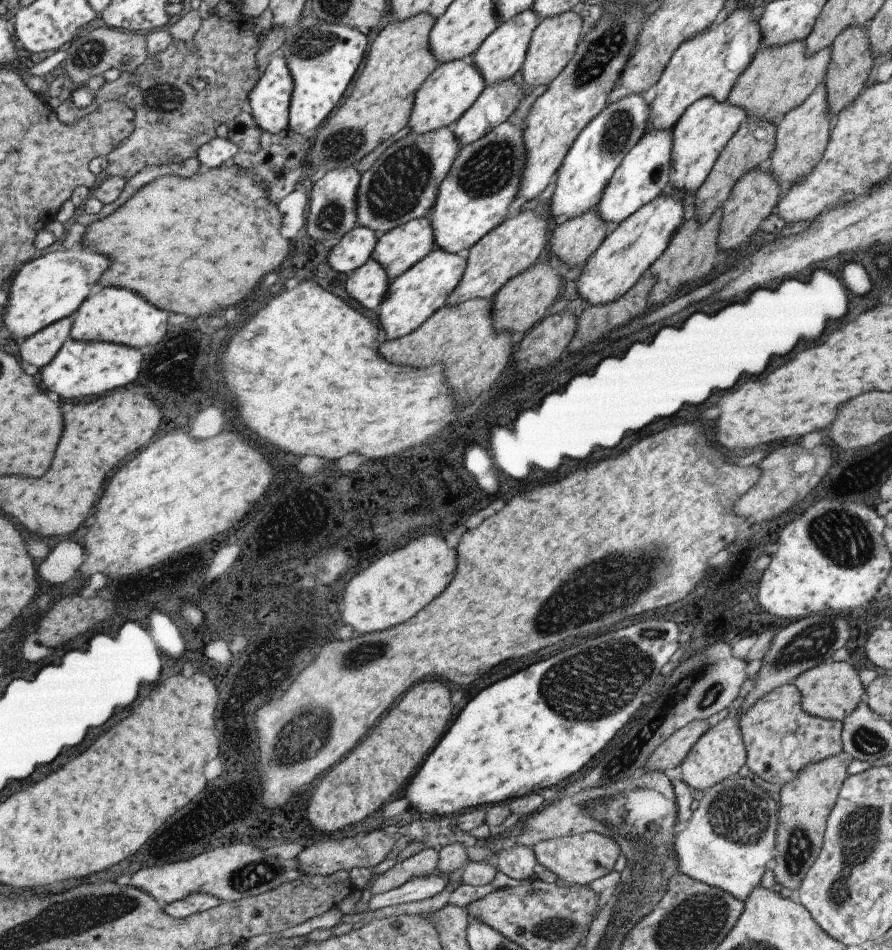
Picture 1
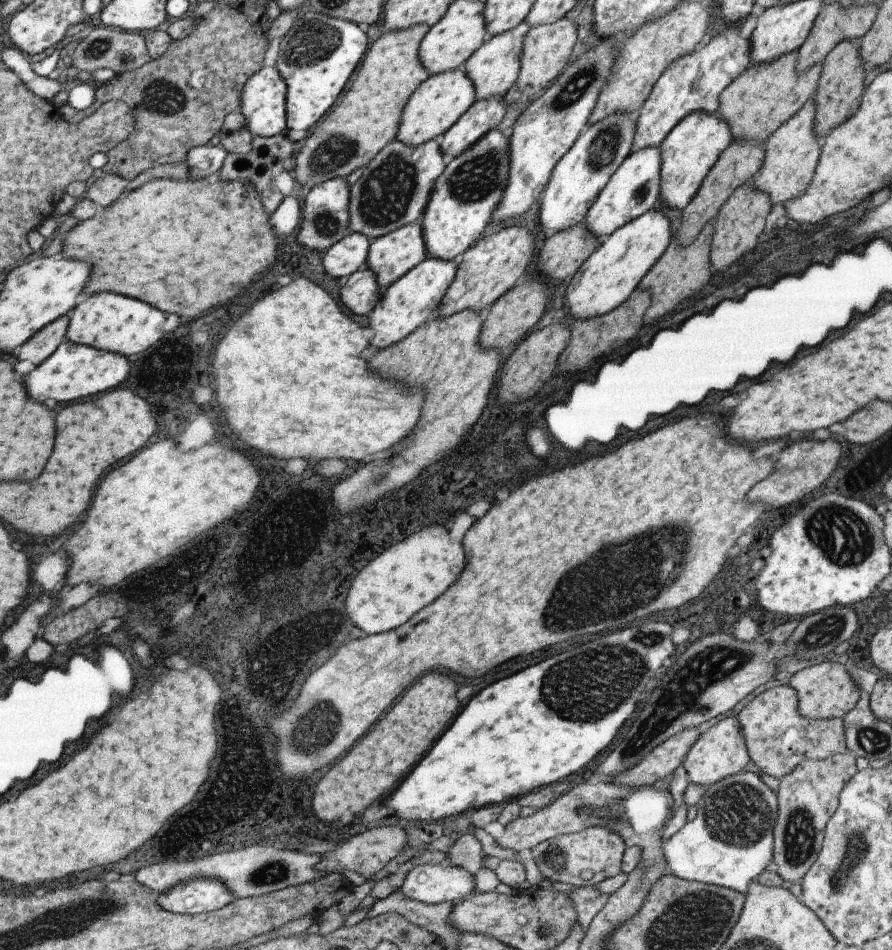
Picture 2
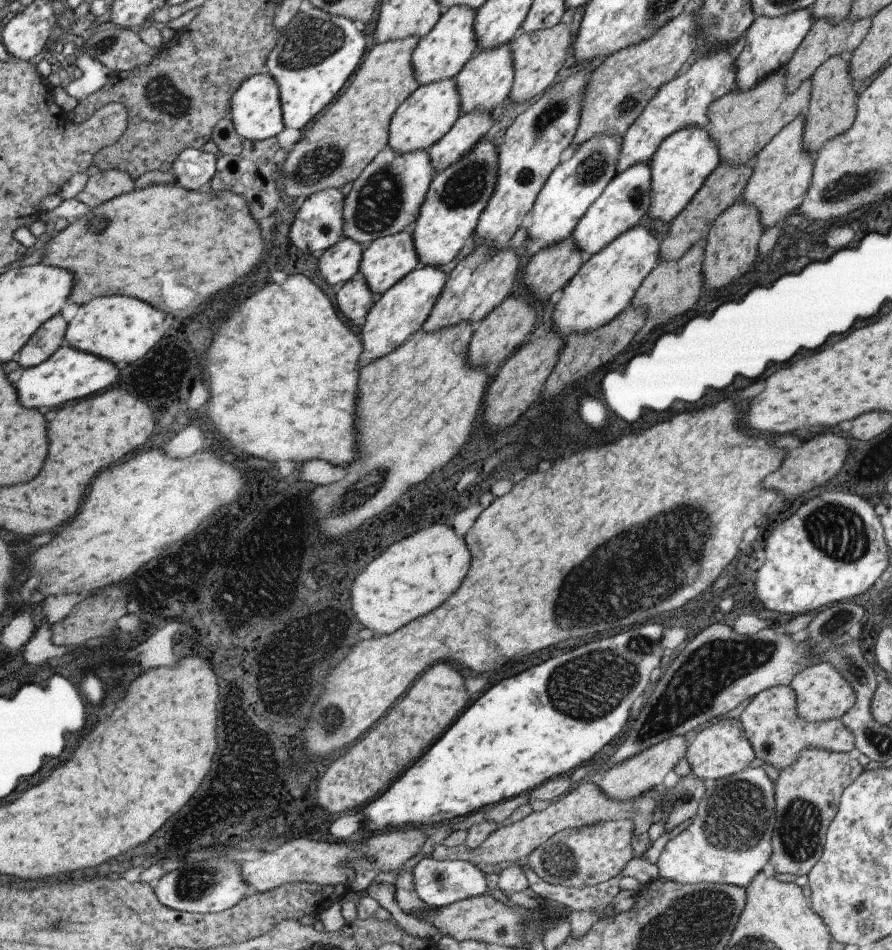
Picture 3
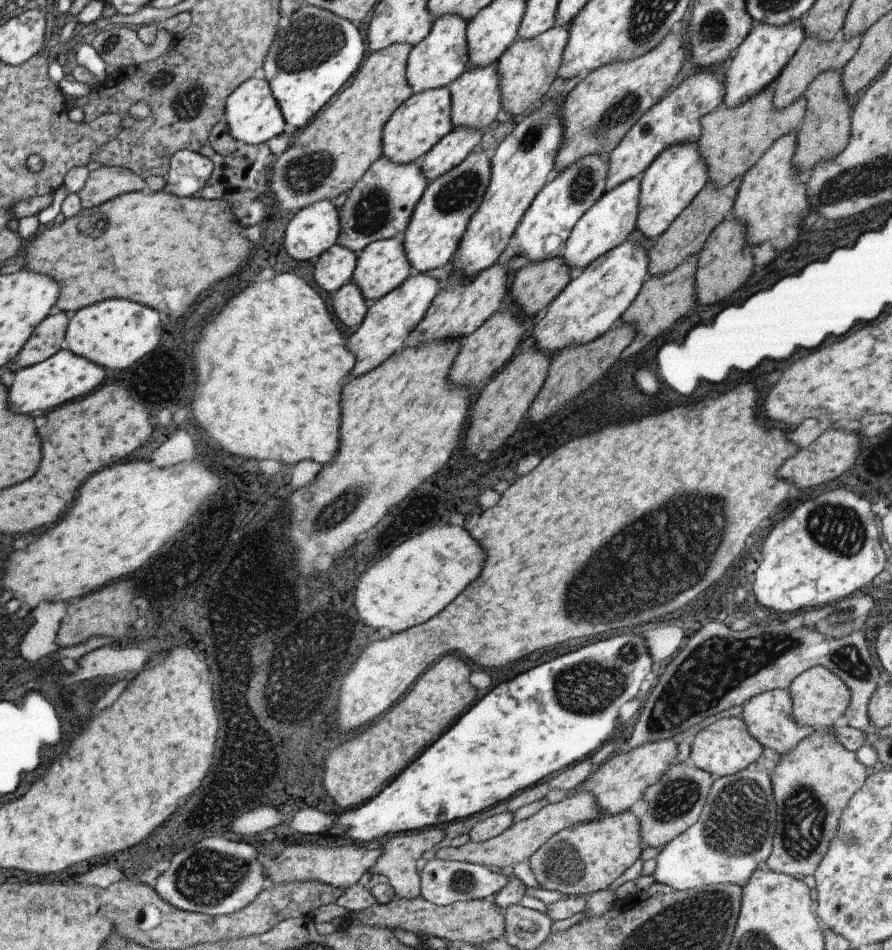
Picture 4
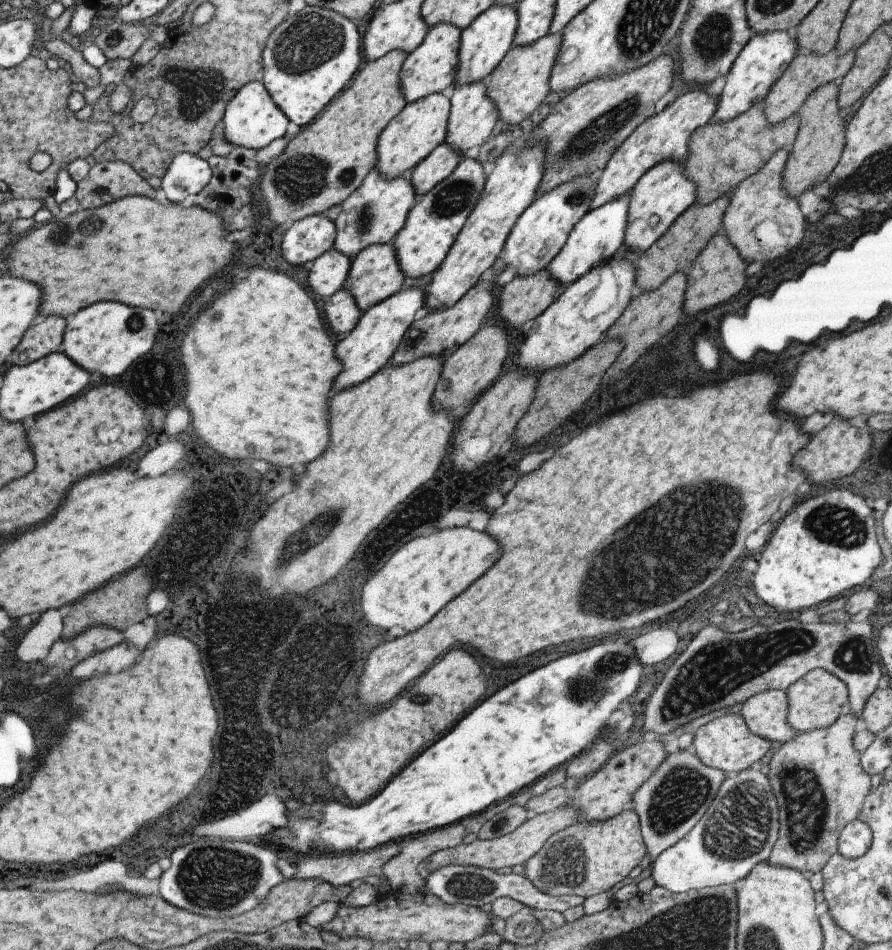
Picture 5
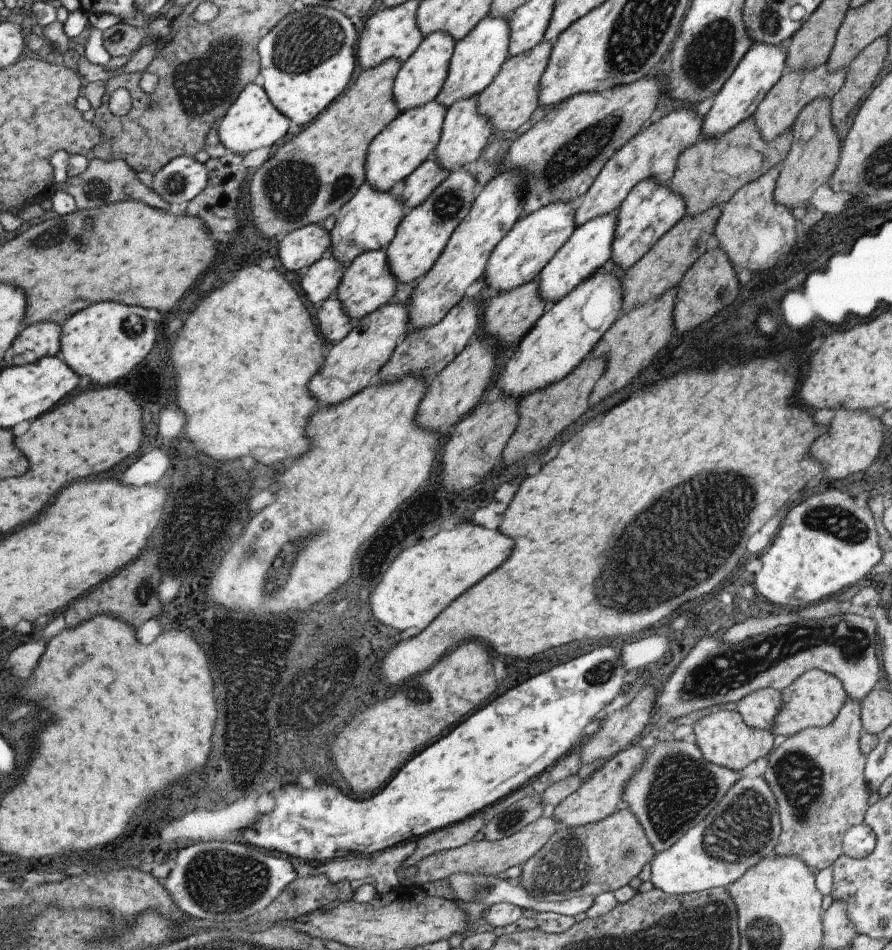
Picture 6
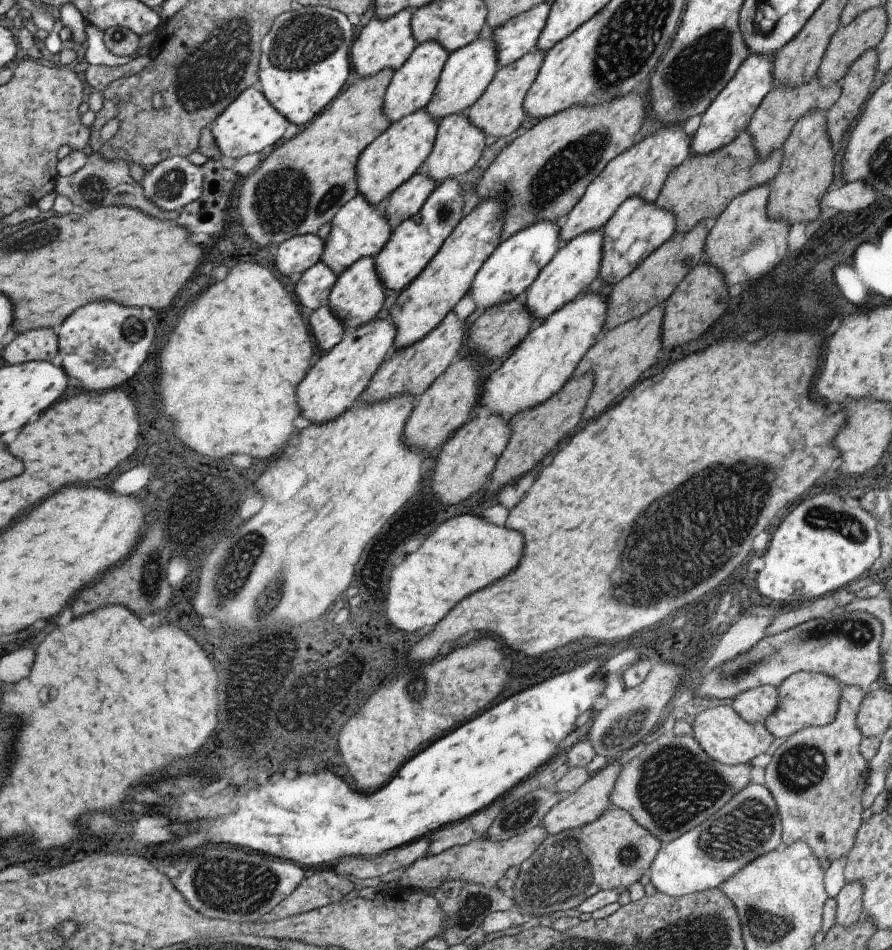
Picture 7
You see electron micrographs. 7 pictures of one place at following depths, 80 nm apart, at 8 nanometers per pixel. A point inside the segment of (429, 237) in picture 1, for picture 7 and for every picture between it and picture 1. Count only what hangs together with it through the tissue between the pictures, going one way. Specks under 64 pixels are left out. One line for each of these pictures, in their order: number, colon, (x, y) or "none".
2: (391, 255)
3: (384, 261)
4: (381, 266)
5: (374, 275)
6: (365, 285)
7: (356, 296)

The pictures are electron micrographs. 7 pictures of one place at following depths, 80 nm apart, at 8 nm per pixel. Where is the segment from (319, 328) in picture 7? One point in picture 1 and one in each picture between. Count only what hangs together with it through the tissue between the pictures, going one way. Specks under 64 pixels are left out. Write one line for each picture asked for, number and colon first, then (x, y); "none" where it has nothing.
1: (366, 286)
2: (359, 293)
3: (353, 298)
4: (348, 305)
5: (341, 313)
6: (334, 324)

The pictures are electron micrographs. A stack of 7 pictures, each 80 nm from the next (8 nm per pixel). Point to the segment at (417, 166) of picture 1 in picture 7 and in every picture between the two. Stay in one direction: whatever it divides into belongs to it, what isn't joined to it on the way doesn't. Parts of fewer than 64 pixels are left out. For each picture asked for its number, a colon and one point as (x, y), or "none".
2: (395, 184)
3: (384, 199)
4: (378, 206)
5: (373, 213)
6: (367, 221)
7: (358, 229)

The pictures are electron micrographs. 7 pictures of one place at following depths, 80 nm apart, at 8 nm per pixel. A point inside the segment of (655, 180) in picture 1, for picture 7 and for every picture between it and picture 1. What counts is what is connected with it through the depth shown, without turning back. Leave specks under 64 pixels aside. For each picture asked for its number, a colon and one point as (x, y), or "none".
2: (631, 190)
3: (624, 200)
4: (607, 222)
5: (599, 232)
6: (588, 247)
7: (574, 266)

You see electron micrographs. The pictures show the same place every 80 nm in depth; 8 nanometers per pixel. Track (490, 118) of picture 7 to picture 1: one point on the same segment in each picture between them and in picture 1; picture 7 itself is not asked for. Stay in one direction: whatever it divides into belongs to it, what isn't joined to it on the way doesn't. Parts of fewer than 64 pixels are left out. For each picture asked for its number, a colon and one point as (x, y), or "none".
1: (552, 43)
2: (545, 49)
3: (536, 57)
4: (526, 69)
5: (519, 83)
6: (508, 100)

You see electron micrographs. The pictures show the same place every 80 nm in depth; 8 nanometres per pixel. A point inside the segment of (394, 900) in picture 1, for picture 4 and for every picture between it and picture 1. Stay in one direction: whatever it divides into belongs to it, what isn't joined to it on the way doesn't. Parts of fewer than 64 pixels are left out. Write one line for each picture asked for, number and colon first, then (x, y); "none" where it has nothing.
2: (433, 883)
3: (437, 883)
4: (442, 882)

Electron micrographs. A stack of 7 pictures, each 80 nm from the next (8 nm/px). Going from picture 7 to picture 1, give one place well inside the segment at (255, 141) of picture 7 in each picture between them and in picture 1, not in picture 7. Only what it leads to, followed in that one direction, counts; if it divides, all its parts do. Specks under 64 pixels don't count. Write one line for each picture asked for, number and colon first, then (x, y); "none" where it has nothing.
1: (268, 101)
2: (262, 96)
3: (255, 111)
4: (252, 115)
5: (251, 120)
6: (251, 121)

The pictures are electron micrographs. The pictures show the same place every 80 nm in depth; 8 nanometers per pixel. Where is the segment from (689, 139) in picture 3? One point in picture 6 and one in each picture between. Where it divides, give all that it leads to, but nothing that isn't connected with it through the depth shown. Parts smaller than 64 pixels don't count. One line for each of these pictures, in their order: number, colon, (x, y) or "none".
4: (674, 177)
5: (662, 193)
6: (649, 210)

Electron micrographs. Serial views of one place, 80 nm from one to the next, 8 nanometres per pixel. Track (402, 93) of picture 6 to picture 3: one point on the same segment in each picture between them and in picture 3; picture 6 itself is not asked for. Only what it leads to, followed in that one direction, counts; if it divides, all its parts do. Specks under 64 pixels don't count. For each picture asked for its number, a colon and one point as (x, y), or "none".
3: (440, 54)
4: (432, 63)
5: (430, 68)

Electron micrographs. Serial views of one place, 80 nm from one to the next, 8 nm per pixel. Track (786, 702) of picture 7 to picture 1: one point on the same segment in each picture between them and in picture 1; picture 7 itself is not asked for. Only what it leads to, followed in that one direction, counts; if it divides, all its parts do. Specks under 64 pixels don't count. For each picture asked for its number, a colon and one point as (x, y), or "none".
1: (831, 690)
2: (825, 690)
3: (822, 694)
4: (819, 697)
5: (814, 701)
6: (813, 699)

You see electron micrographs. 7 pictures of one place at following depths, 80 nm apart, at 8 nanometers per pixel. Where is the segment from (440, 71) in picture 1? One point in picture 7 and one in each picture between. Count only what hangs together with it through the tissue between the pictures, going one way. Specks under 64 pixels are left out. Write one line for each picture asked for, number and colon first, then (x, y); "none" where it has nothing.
2: (433, 106)
3: (428, 112)
4: (415, 126)
5: (420, 126)
6: (409, 139)
7: (399, 152)

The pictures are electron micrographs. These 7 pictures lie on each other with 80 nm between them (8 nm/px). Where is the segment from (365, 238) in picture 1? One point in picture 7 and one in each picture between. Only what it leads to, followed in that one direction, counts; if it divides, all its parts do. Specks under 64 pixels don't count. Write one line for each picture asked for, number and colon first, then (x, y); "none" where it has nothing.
2: (348, 254)
3: (340, 261)
4: (332, 269)
5: (328, 272)
6: (320, 279)
7: (311, 288)

